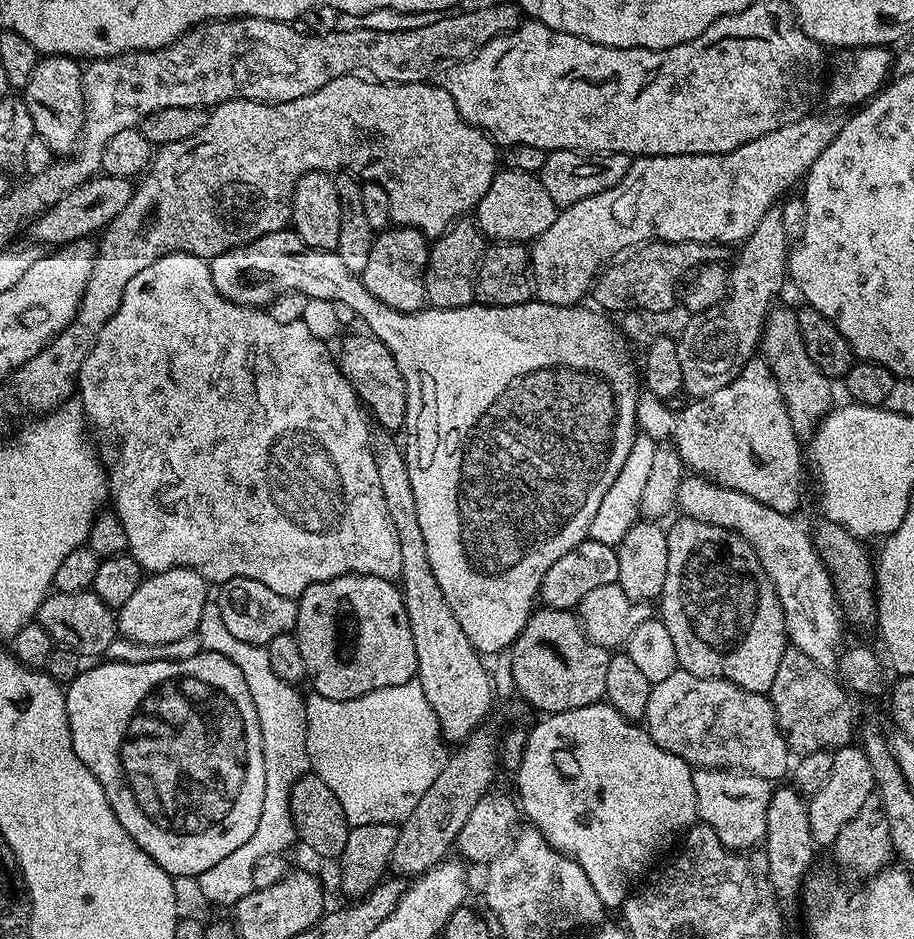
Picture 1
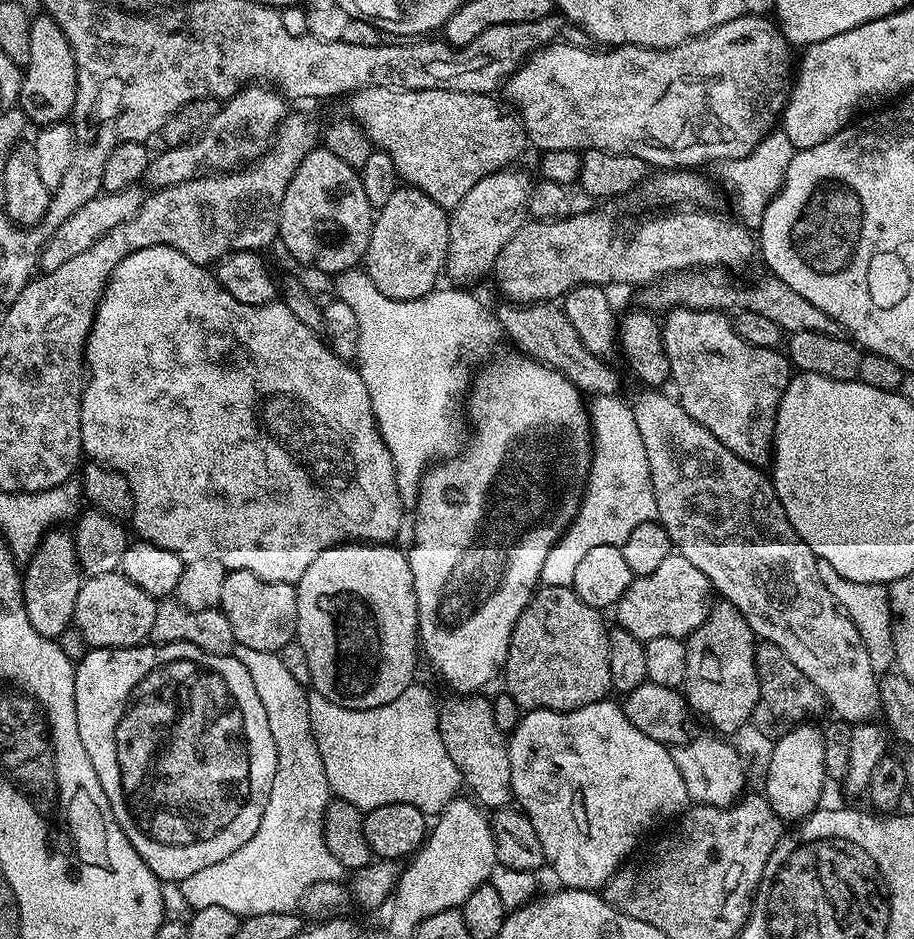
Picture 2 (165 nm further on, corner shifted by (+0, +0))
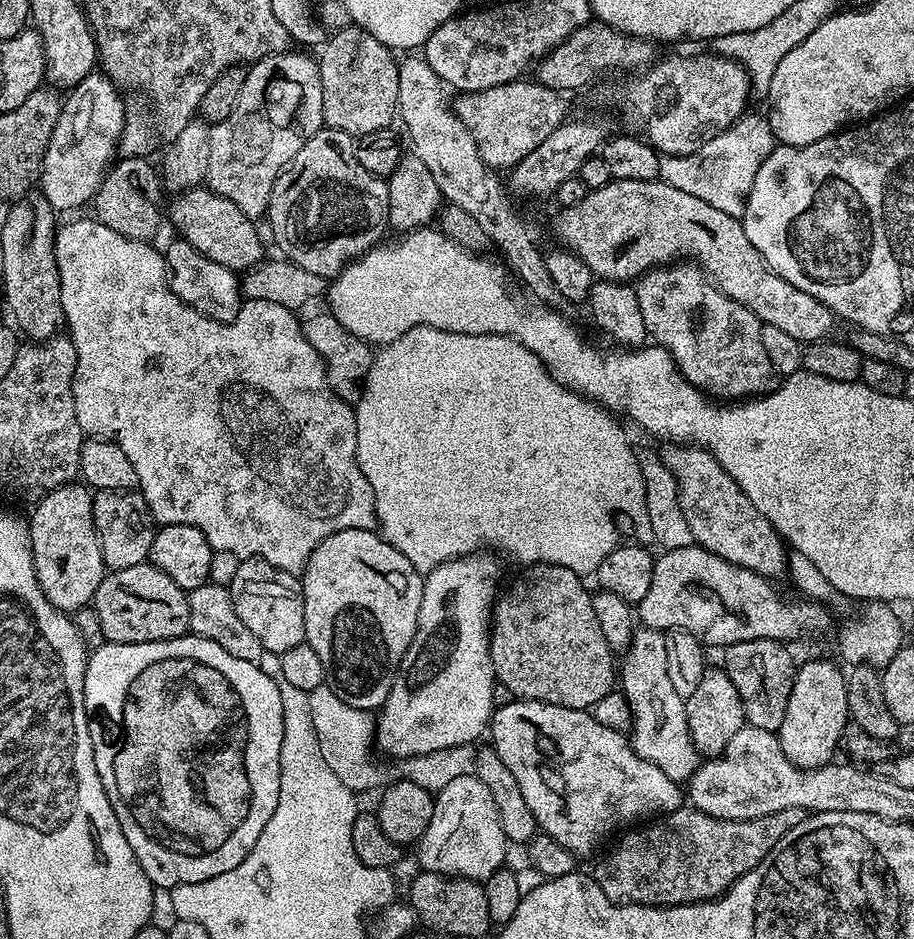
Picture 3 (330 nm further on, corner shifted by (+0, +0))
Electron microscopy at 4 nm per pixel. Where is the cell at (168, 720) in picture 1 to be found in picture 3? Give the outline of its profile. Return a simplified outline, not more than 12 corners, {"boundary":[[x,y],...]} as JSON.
{"boundary":[[191,634],[105,642],[98,778],[153,886],[243,862],[282,694]]}

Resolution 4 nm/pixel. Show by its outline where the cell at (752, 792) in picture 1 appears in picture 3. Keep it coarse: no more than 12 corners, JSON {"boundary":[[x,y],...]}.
{"boundary":[[665,633],[632,635],[618,688],[632,748],[687,782],[702,757],[685,697],[666,670]]}

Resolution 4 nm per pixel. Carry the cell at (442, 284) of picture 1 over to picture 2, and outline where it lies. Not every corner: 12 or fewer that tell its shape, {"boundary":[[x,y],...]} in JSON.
{"boundary":[[482,178],[448,217],[447,275],[472,286],[528,216],[534,180]]}

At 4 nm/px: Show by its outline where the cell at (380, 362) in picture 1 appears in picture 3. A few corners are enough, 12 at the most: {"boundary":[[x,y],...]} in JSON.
{"boundary":[[206,186],[171,197],[175,235],[243,274],[265,259],[257,225]]}

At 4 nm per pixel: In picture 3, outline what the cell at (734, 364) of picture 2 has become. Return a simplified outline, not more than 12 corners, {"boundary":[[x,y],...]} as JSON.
{"boundary":[[692,262],[635,281],[646,330],[705,396],[782,378],[760,319]]}

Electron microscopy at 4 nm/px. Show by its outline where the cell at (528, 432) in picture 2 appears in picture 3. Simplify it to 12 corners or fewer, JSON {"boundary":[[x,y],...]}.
{"boundary":[[496,560],[424,576],[418,626],[375,717],[411,761],[487,733]]}

